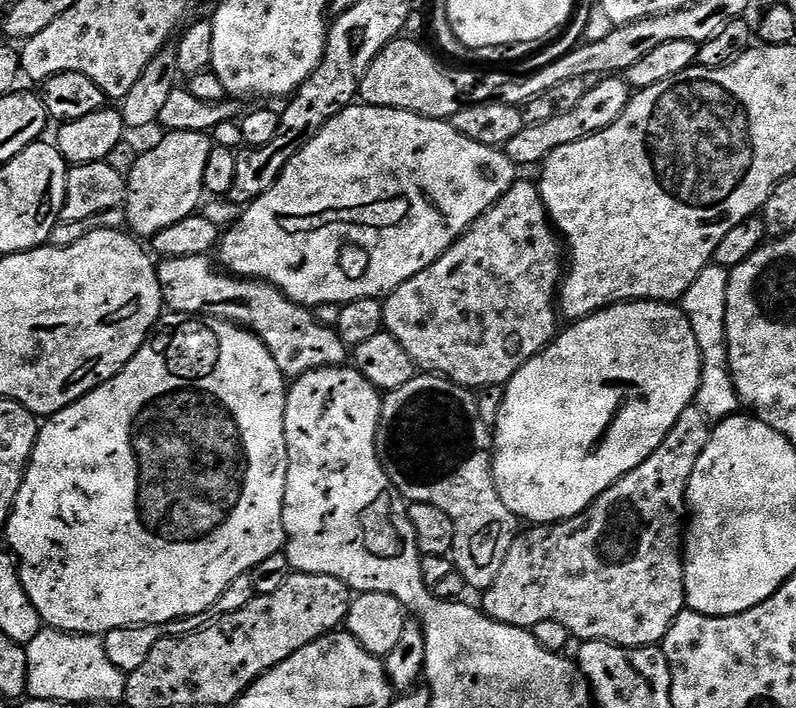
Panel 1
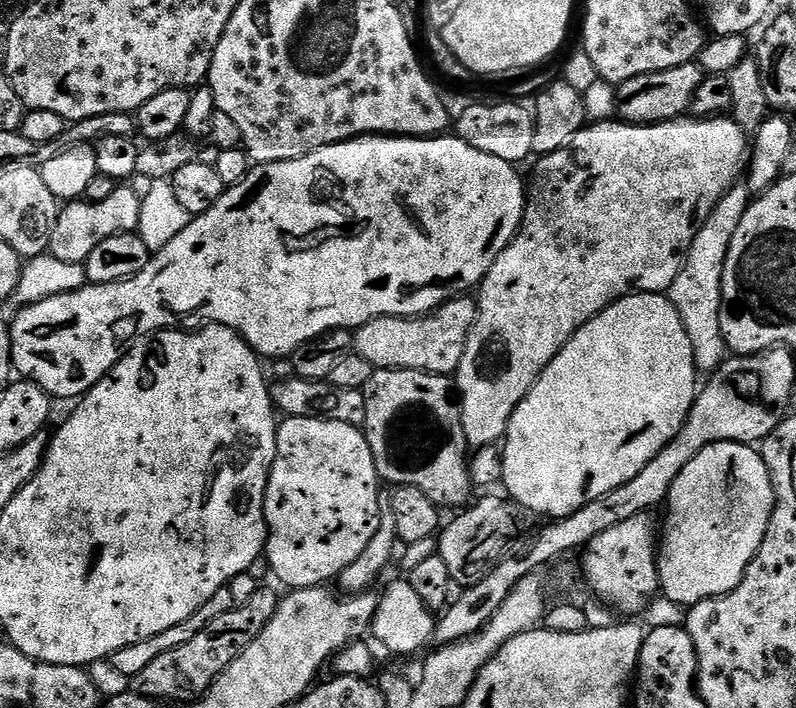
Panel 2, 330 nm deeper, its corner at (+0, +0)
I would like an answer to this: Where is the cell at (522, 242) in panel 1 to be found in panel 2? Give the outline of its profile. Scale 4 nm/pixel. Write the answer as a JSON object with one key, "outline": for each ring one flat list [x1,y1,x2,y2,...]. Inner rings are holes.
{"outline":[[465,294,447,300,441,308,435,308,426,316,379,316,355,329,354,350,376,370,409,368,415,372,432,372,436,376,451,377,462,362,477,311,477,301]]}

